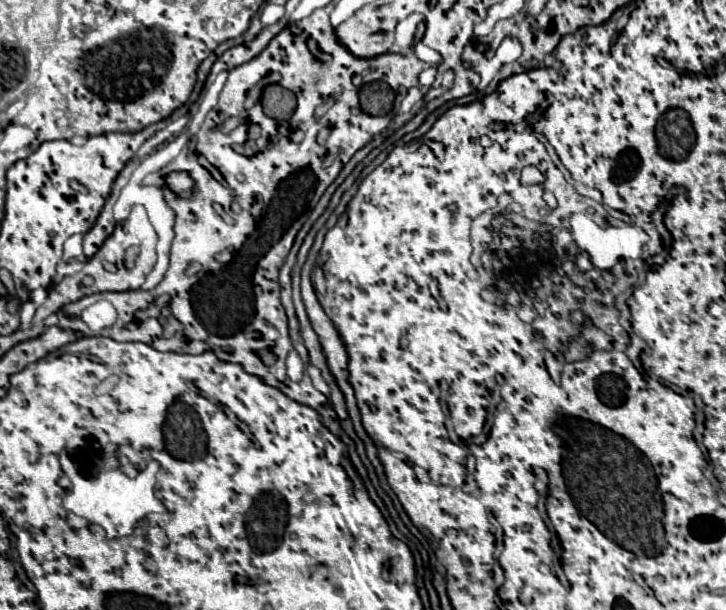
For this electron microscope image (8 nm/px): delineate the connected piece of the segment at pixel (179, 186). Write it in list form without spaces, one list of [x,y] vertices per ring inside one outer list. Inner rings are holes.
[[[172,171],[164,175],[166,187],[170,187],[170,191],[174,191],[176,195],[190,195],[190,191],[194,191],[194,179],[190,179],[190,175],[186,175],[186,171]]]

